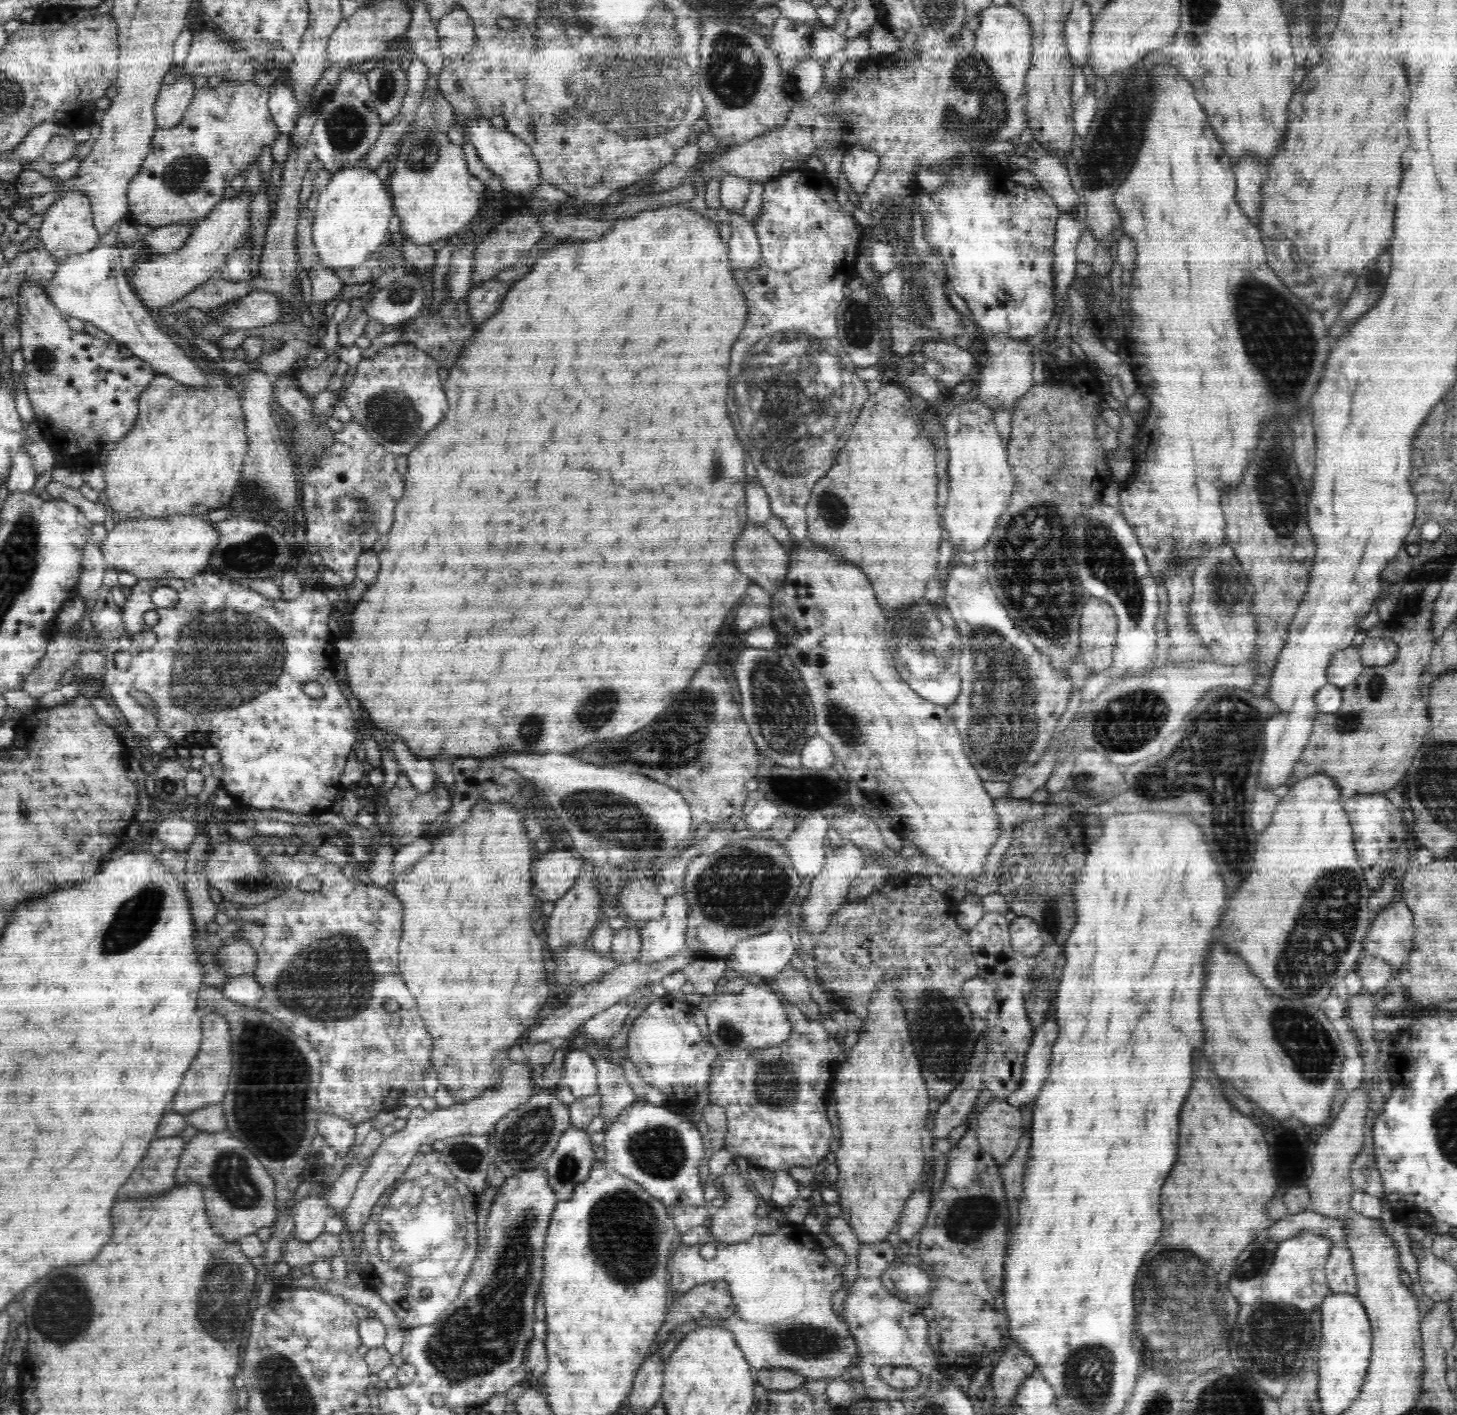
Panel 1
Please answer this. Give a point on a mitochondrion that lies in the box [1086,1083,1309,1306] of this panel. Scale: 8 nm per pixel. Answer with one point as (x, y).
(1252, 1265)

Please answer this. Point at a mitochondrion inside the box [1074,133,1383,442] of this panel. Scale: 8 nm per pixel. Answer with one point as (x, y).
(1276, 335)

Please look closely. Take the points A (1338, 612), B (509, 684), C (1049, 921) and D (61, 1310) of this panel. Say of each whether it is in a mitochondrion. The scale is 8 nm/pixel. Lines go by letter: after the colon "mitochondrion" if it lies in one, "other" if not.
A: other
B: other
C: mitochondrion
D: mitochondrion

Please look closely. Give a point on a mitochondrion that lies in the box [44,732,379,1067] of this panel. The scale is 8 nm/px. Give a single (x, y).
(132, 923)

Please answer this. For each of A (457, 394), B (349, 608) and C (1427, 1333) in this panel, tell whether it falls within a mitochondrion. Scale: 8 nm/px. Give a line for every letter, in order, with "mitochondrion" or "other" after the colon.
A: other
B: other
C: other

